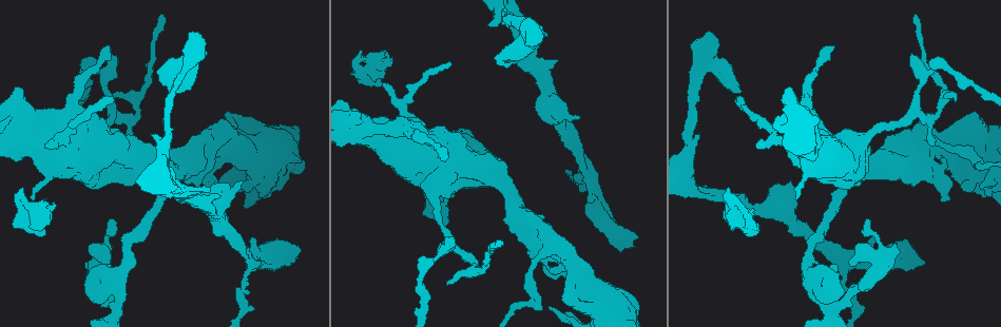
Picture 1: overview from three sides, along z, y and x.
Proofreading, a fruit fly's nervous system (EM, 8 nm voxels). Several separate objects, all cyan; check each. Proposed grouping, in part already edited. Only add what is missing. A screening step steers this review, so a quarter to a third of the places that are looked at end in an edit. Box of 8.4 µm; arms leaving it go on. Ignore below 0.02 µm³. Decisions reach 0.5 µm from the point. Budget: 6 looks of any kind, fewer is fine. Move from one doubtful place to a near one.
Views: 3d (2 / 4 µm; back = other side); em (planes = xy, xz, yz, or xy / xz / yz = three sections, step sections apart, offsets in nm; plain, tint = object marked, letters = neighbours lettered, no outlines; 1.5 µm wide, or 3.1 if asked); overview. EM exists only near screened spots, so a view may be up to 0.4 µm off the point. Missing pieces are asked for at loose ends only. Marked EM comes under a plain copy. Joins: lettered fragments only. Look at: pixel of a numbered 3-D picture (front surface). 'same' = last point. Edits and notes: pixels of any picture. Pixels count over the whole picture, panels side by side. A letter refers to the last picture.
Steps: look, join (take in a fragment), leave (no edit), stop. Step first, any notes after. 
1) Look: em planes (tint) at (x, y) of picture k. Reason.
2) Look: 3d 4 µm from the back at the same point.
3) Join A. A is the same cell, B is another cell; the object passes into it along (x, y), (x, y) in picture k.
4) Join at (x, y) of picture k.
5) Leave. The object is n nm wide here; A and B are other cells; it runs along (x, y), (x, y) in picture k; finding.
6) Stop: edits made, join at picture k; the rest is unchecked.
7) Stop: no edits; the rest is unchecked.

Look: em xz step 4 (tint) at (740, 91) of picture 1. Free end.

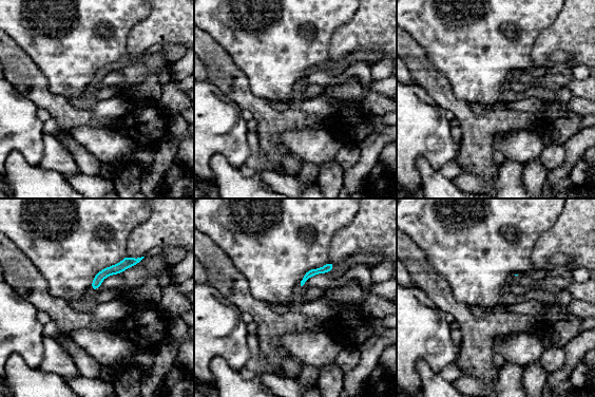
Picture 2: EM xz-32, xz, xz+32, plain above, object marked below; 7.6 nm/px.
Look: em planes (letters) at the same point.

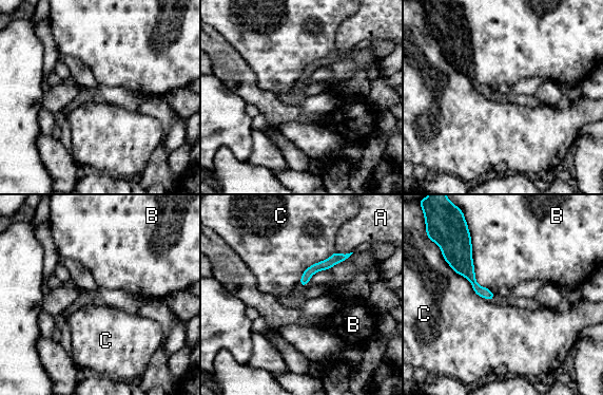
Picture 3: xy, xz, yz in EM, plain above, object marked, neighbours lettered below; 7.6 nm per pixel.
Leave. A, B and C are other cells; none of them fits.

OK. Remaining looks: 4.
Look: em planes (letters) at (108, 220) of picture 1. An open end.

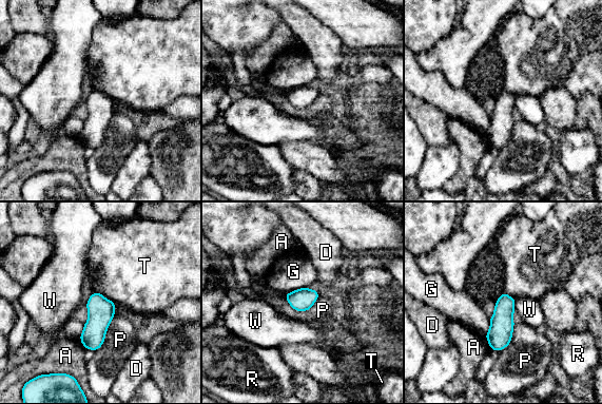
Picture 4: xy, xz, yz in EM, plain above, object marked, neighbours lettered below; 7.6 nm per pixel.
Leave. The longest contact is with P, 320 nm; A, D, G, P, R, T and W are other cells; no lettered fragment goes on from it.

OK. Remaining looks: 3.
Look: 3d 4 µm at (383, 84) of picture 1.

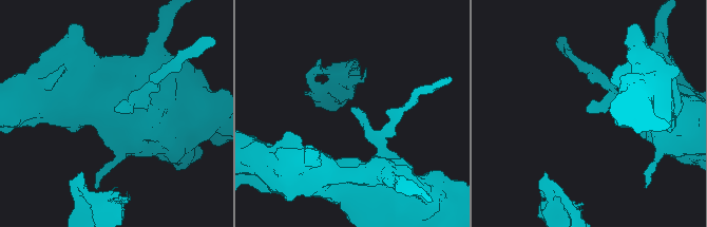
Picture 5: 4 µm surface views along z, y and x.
Look: em planes (letters) at (115, 107) of picture 5.

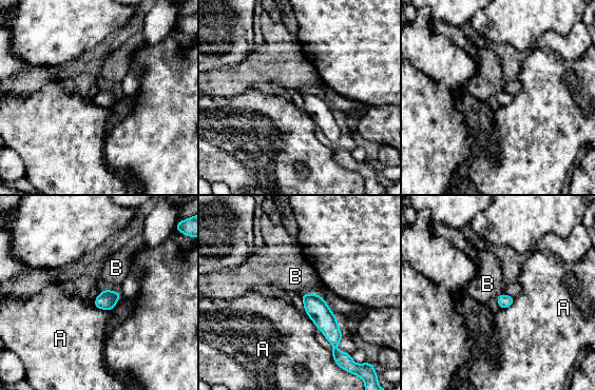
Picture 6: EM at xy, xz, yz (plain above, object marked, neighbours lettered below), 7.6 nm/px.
Leave. A and B are other cells; a border runs along (301, 294), (319, 294), (321, 296) in picture 6; none of them fits.

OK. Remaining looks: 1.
Stop: no edits; the rest is unchecked.

